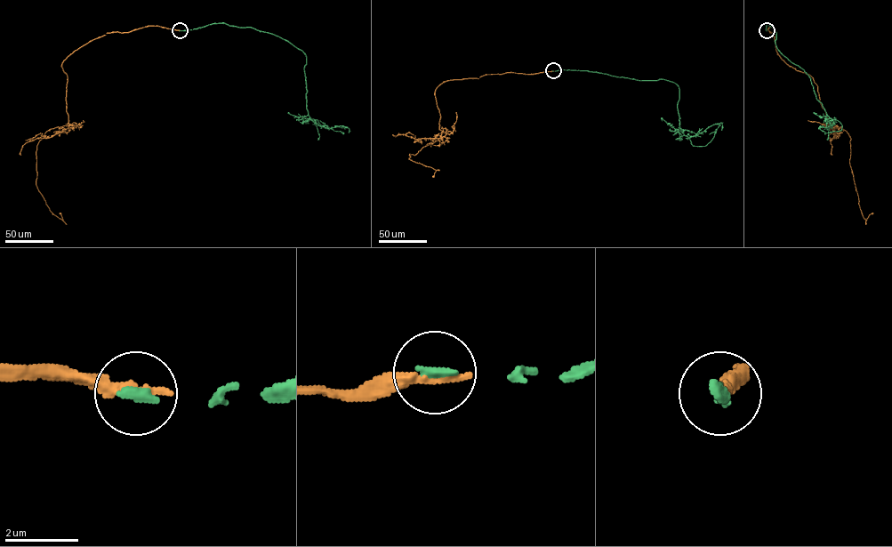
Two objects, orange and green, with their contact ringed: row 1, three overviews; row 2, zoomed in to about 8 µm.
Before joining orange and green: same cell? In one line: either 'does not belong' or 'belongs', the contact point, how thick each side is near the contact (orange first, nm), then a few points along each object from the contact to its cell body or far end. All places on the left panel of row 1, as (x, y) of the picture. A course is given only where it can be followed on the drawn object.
does not belong; at (180, 30); 340 nm thick on the orange side, 260 nm on the other; orange runs (180, 30), (107, 33), (63, 60), (68, 123), (47, 131), (36, 155), (38, 189), (62, 220), (60, 213); green runs (180, 30), (224, 23), (251, 27), (286, 40), (306, 56), (308, 115), (321, 126), (347, 126), (336, 127)

